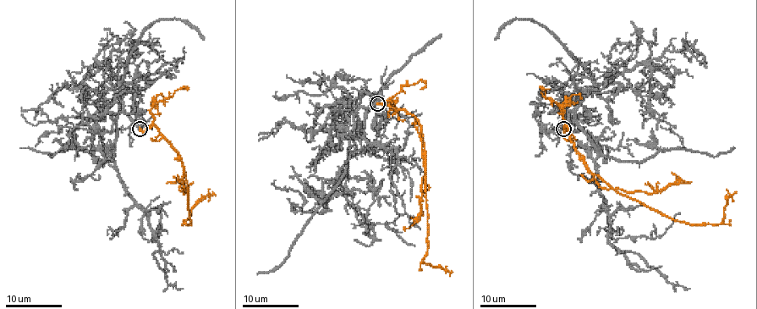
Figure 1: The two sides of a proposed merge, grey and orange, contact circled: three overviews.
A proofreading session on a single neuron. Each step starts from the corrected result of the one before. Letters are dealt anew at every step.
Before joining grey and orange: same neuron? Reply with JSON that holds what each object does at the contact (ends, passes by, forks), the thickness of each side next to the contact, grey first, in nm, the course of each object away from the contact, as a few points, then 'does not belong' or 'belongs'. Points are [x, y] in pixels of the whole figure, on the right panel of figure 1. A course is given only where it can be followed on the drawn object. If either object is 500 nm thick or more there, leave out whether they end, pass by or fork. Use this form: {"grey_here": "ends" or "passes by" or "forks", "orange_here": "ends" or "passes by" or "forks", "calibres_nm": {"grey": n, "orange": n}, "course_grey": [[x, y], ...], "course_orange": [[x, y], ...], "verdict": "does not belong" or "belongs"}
{"grey_here": "passes by", "orange_here": "ends", "calibres_nm": {"grey": 280, "orange": 320}, "course_grey": [[563, 128], [572, 113], [597, 151], [597, 190], [610, 215], [610, 242], [633, 252], [670, 283], [689, 289]], "course_orange": [[563, 128], [563, 131], [565, 125], [583, 163], [622, 194], [678, 221], [721, 223], [726, 200], [736, 191]], "verdict": "belongs"}

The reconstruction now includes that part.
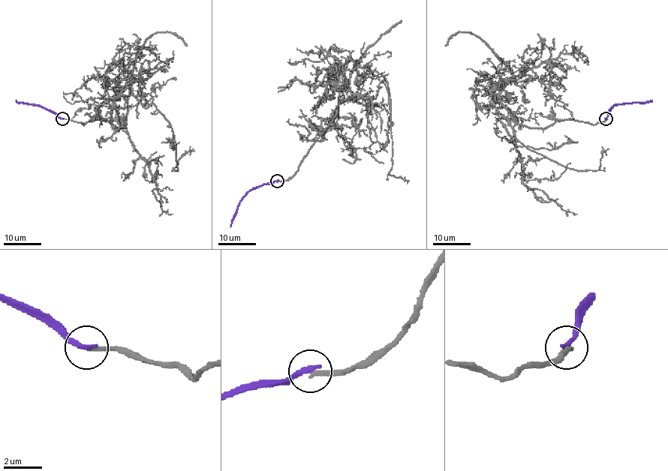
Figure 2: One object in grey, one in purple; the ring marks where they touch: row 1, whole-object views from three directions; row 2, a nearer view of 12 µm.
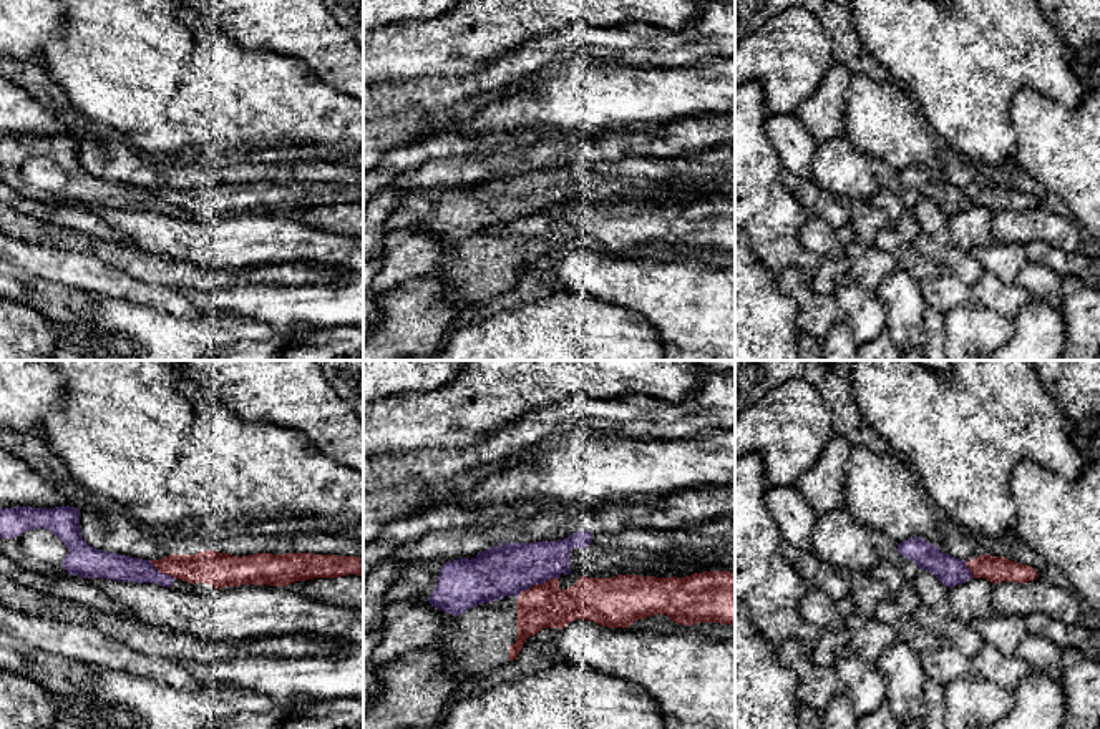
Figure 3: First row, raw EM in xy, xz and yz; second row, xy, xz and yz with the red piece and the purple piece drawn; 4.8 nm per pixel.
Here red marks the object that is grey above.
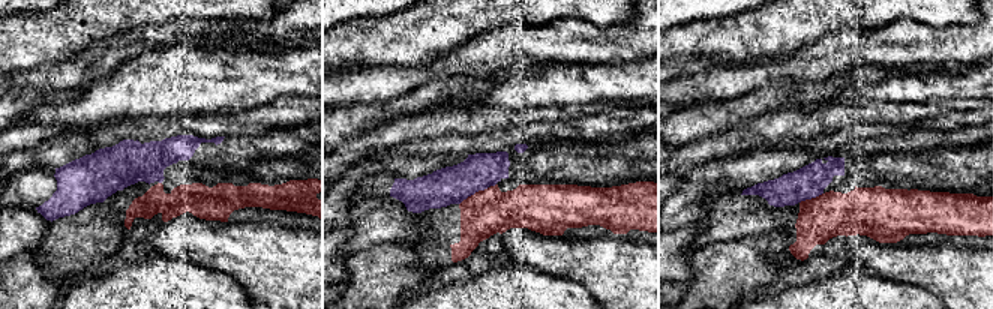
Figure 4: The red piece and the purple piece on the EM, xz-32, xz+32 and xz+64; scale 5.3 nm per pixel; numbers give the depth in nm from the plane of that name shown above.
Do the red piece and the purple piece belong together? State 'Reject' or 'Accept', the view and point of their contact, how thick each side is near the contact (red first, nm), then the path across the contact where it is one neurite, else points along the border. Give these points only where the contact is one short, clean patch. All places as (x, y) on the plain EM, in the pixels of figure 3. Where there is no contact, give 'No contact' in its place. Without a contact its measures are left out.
Reject. Touches red at xz (531, 215). Thickness 220 nm (red) against 260 nm. Boundary: xz (548, 208), (531, 213), (518, 226)

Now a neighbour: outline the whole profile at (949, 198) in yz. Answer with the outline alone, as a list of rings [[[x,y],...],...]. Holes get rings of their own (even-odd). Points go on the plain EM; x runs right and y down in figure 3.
[[[921,164],[898,171],[898,179],[901,184],[913,188],[921,198],[934,203],[947,216],[972,208],[966,188],[942,181],[936,173]]]

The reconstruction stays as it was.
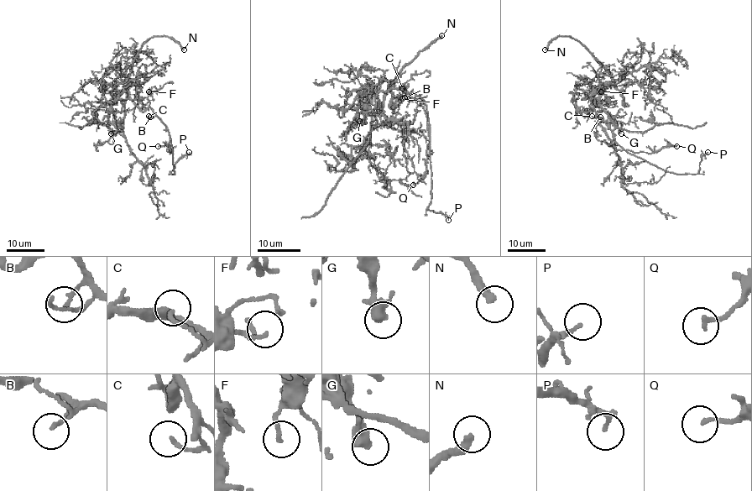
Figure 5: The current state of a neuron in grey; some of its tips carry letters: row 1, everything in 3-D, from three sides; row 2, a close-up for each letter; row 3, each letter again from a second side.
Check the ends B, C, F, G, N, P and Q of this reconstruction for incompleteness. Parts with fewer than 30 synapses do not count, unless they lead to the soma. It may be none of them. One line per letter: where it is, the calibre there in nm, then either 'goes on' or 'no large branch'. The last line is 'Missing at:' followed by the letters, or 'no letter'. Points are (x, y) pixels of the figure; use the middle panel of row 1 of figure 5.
B: (404, 97) | 130 nm | no large branch
C: (402, 88) | 140 nm | no large branch
F: (402, 98) | 150 nm | no large branch
G: (359, 121) | 380 nm | goes on
N: (441, 35) | 320 nm | goes on
P: (448, 220) | 170 nm | no large branch
Q: (413, 185) | 160 nm | no large branch
Missing at: G, N

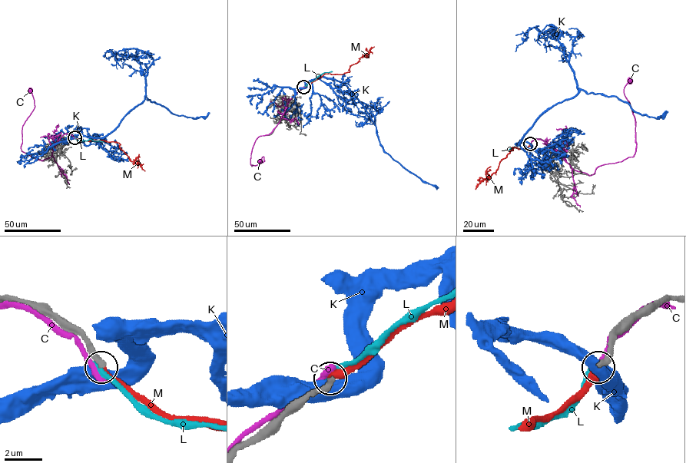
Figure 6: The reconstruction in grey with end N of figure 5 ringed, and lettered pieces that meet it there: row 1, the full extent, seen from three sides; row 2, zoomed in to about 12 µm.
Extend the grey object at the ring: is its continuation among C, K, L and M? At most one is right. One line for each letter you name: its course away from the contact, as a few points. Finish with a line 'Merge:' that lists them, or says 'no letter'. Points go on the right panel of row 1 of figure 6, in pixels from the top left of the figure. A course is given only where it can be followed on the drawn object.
M: it runs (530, 143), (526, 148), (512, 147), (513, 150), (499, 162), (495, 172), (484, 178), (475, 189)
Merge: M

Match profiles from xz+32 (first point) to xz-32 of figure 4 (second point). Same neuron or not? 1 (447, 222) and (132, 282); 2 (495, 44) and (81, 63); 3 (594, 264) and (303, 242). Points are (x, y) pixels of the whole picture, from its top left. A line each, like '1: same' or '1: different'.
1: different
2: same
3: same

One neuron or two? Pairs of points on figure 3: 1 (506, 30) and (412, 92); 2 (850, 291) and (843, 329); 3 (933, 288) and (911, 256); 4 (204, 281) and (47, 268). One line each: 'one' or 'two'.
1: two
2: two
3: two
4: two

